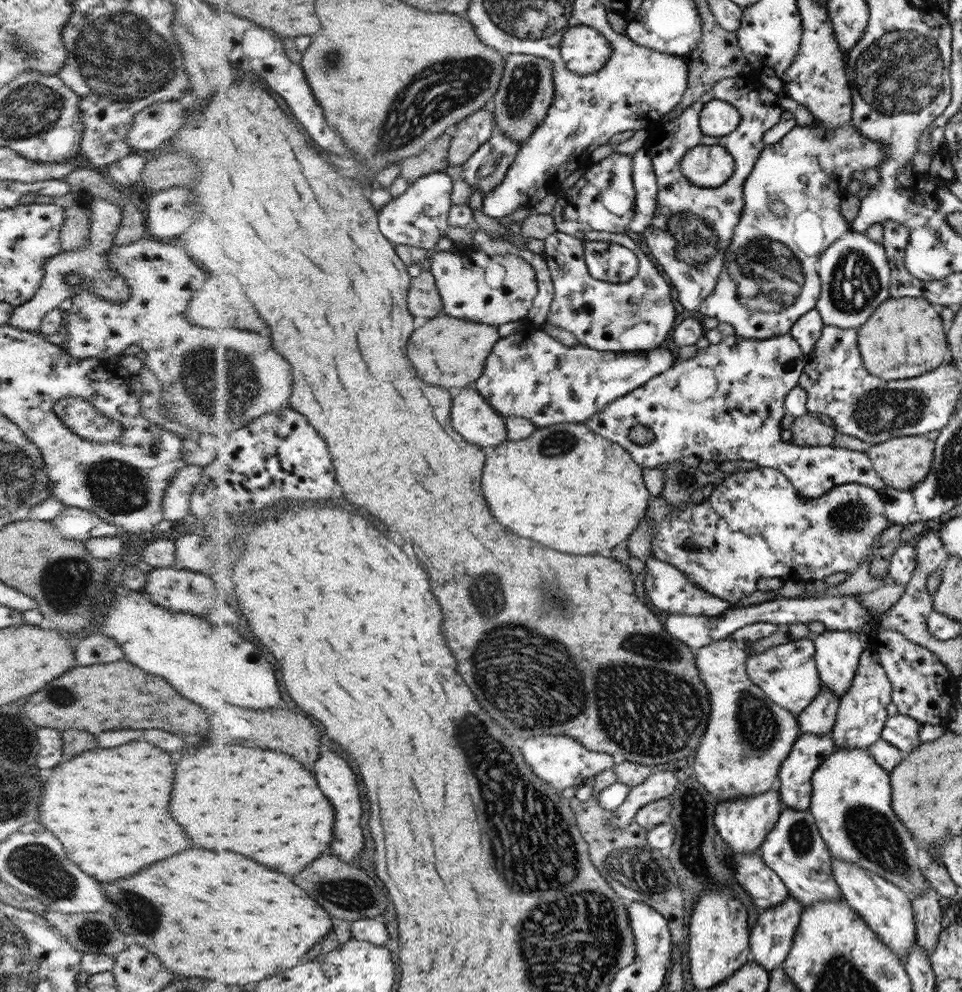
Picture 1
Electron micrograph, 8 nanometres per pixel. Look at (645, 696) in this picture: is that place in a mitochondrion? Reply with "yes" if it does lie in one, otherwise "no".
yes

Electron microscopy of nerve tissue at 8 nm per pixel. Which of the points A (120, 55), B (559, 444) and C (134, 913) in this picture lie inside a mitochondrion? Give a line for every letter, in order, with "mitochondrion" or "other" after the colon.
A: mitochondrion
B: mitochondrion
C: mitochondrion

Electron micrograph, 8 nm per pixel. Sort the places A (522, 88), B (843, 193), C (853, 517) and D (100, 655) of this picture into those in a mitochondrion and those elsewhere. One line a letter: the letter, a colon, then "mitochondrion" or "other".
A: mitochondrion
B: other
C: mitochondrion
D: other

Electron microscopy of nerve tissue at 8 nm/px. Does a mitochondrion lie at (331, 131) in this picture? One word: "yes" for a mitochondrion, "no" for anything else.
no

